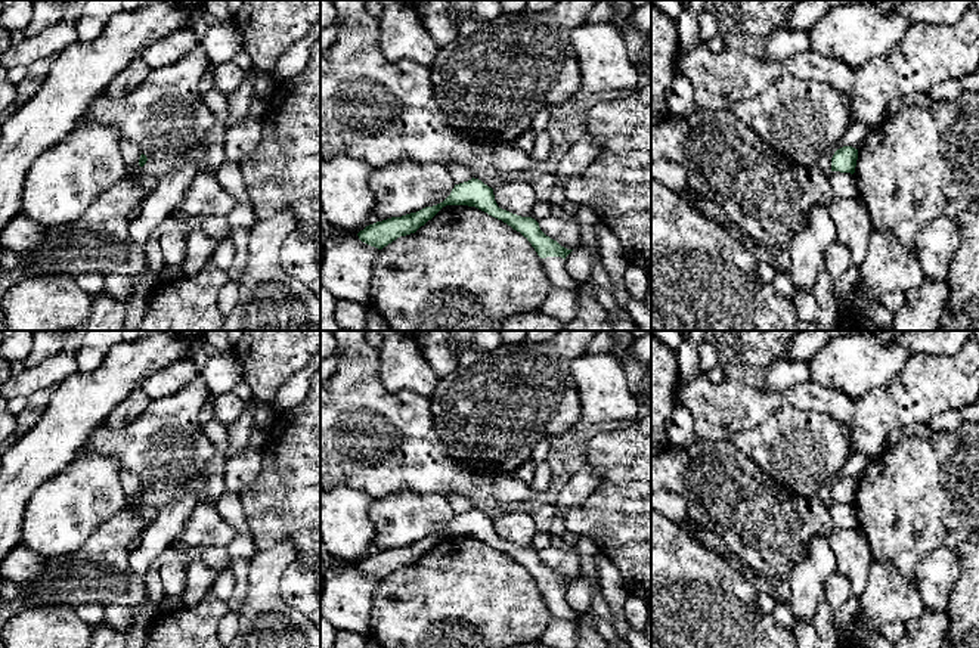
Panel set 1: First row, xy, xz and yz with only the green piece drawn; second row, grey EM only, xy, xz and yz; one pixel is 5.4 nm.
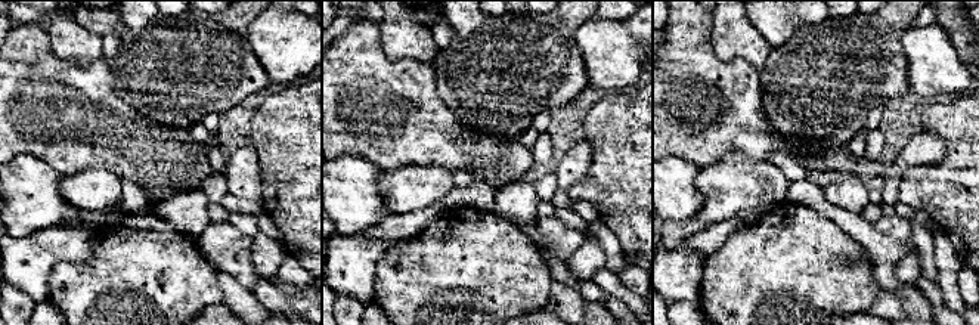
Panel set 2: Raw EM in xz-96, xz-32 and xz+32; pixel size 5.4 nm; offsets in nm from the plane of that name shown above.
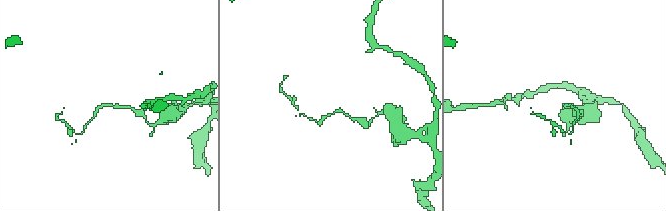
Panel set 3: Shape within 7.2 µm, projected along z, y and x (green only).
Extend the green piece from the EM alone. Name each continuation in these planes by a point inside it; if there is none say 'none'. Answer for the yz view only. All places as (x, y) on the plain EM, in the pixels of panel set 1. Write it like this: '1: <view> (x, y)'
none

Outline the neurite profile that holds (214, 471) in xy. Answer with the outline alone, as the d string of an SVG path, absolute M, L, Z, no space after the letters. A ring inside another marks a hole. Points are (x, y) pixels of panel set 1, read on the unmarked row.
M214 416L204 425L204 431L216 447L216 453L207 463L202 475L207 481L204 500L216 505L220 494L226 490L224 472L229 440L226 428Z

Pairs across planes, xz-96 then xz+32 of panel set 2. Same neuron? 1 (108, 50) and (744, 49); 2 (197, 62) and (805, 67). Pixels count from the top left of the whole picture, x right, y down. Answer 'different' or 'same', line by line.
1: different
2: same

